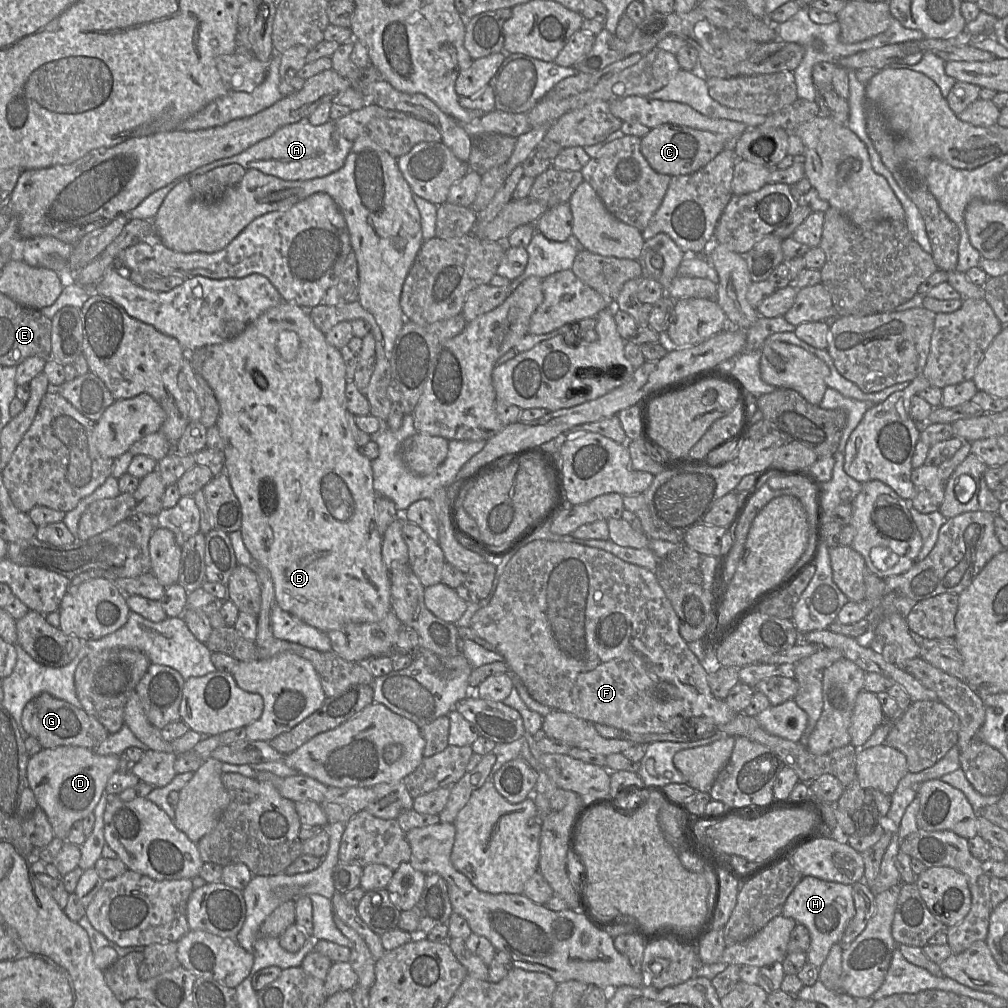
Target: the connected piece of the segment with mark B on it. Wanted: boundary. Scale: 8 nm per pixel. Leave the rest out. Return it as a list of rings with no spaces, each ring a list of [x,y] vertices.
[[[282,300],[252,321],[234,338],[219,344],[186,351],[193,372],[206,393],[211,394],[219,408],[217,427],[224,441],[224,471],[240,502],[242,524],[240,532],[245,547],[253,560],[267,568],[271,574],[276,604],[306,624],[328,633],[351,623],[375,623],[391,609],[390,575],[382,559],[382,535],[375,522],[375,500],[371,461],[360,454],[346,418],[345,364],[340,350],[330,345],[325,333],[312,322],[308,310]]]

